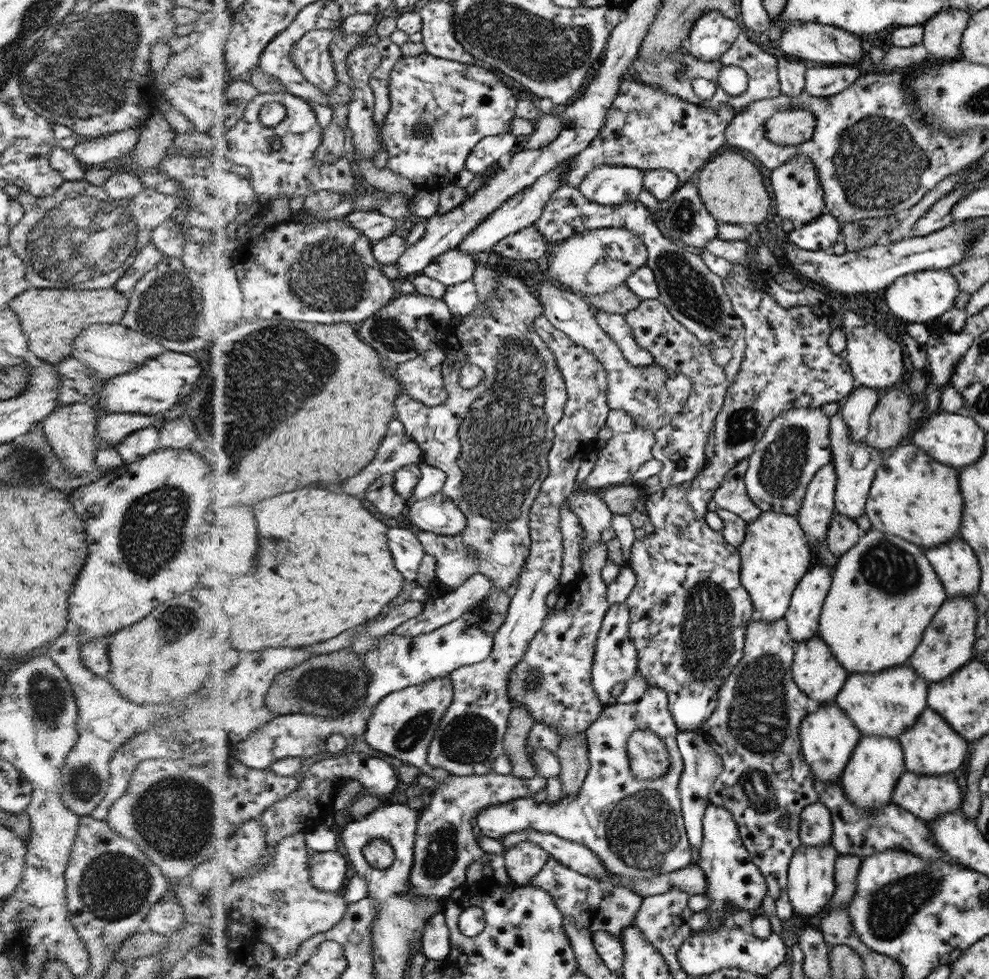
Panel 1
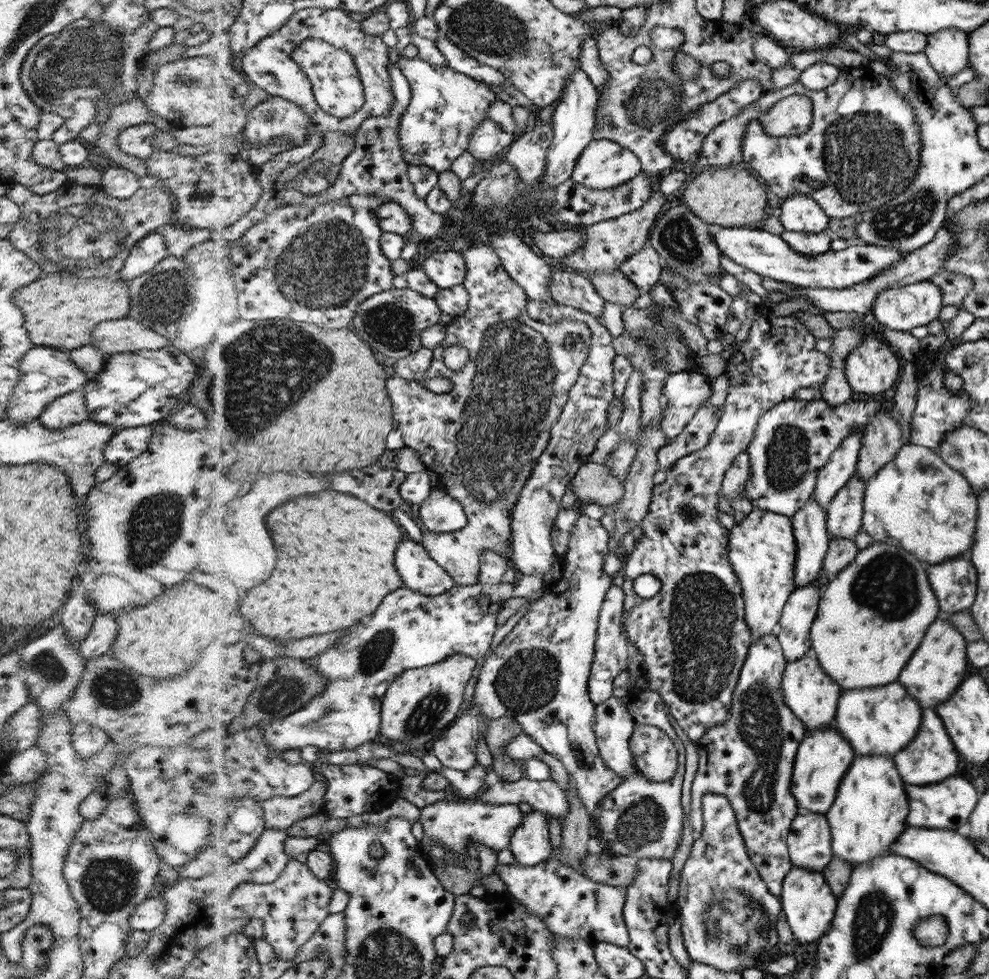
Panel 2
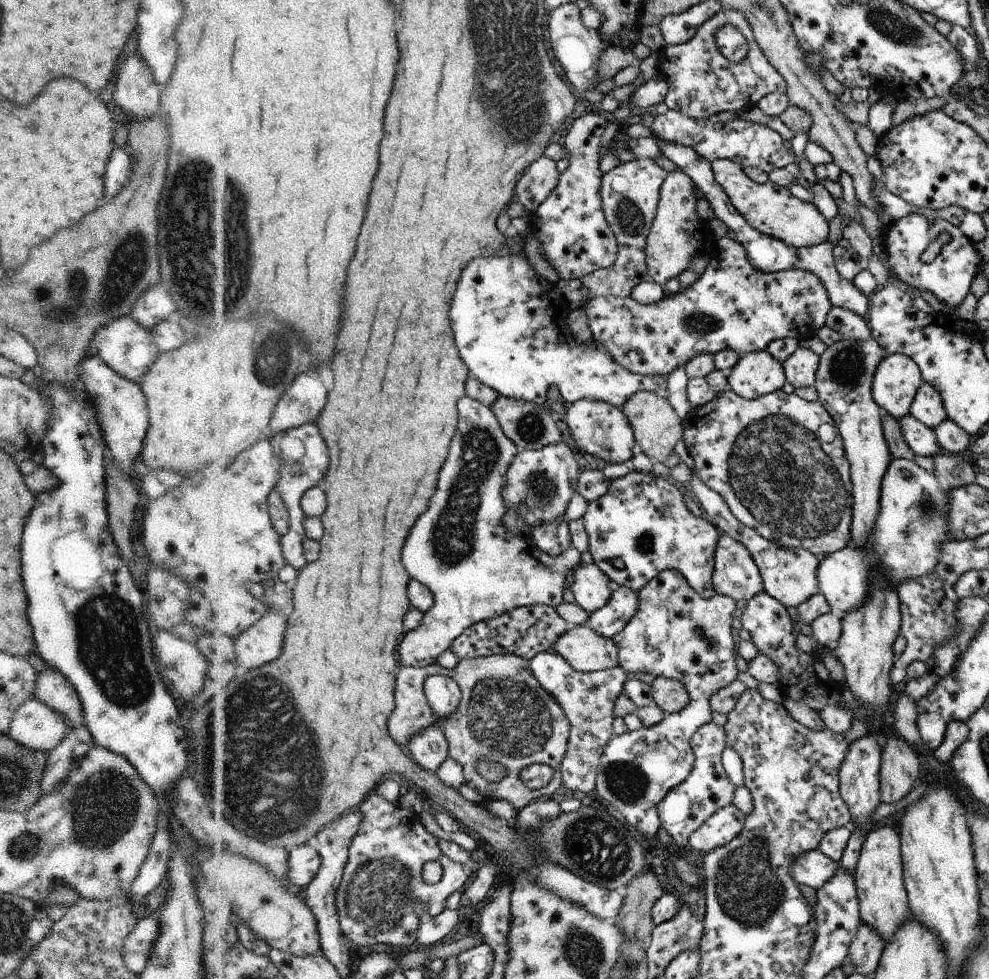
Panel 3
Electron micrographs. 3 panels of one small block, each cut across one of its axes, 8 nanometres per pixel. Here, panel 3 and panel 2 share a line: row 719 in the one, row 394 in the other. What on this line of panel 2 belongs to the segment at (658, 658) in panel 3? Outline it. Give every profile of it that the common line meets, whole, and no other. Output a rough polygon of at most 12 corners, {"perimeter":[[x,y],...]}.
{"perimeter":[[682,371],[666,378],[660,428],[672,441],[712,396],[710,378]]}

